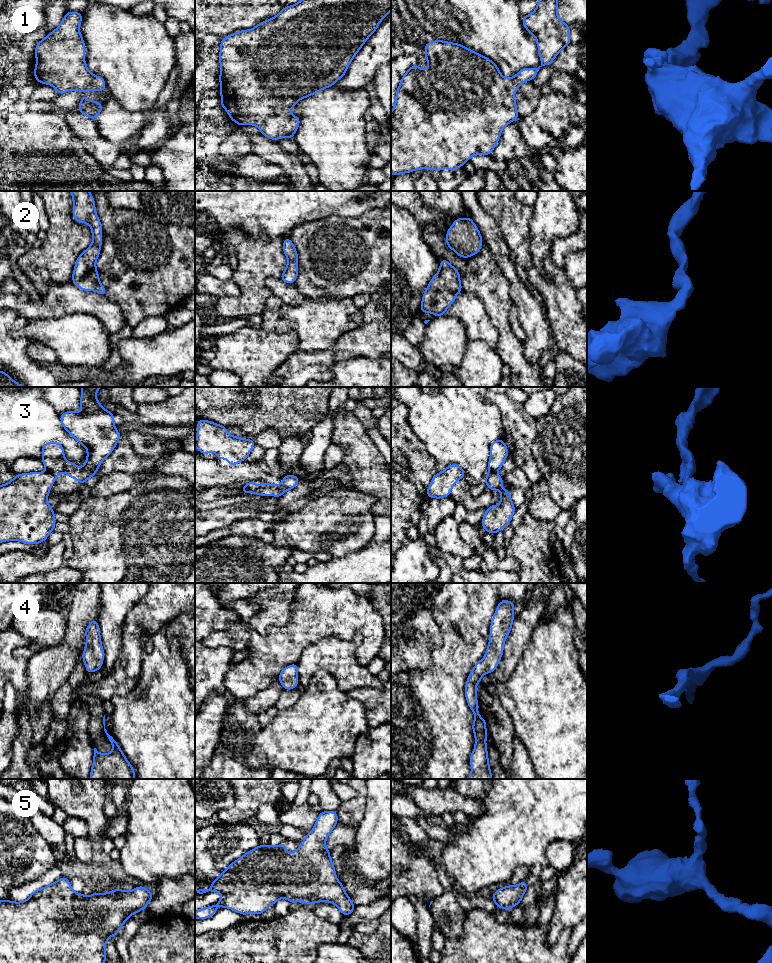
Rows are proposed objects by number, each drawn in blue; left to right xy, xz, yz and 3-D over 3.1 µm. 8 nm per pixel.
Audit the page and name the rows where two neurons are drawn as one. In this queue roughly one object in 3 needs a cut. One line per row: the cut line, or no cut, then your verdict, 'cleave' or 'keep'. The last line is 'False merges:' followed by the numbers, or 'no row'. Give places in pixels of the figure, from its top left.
1: no cut | keep
2: no cut | keep
3: xy (47, 470), (55, 478) | cleave
4: no cut | keep
5: no cut | keep
False merges: 3

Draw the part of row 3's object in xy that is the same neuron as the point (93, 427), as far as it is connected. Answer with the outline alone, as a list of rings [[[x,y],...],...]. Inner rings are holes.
[[[82,387],[80,412],[67,411],[60,415],[64,429],[87,449],[87,459],[82,467],[64,458],[64,448],[59,442],[45,443],[42,462],[54,478],[66,473],[79,483],[96,475],[102,461],[117,445],[121,434],[114,425],[114,414],[104,409],[96,399],[101,387]]]

